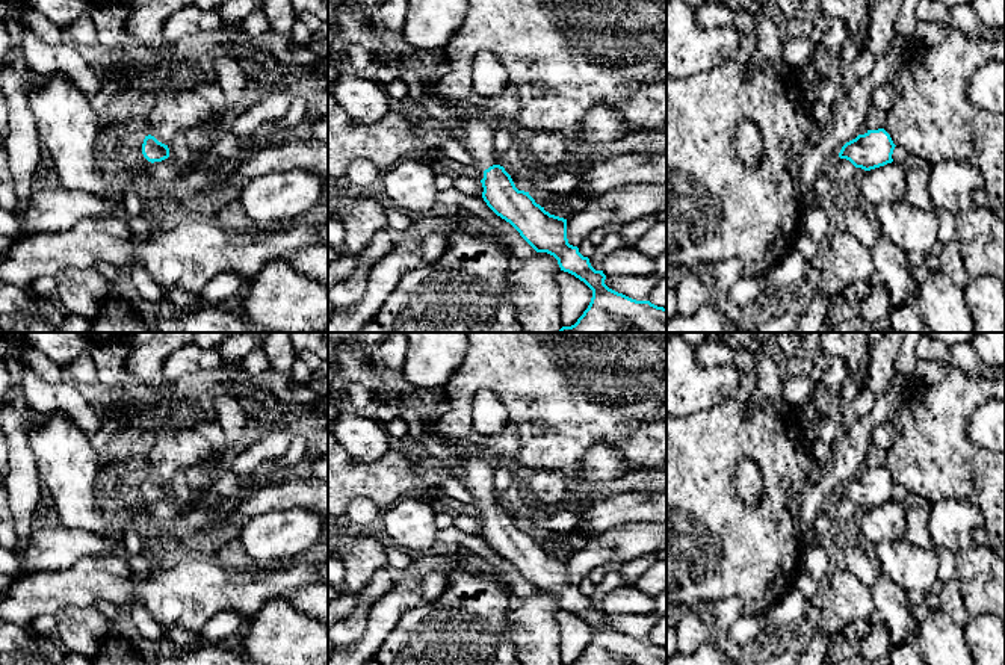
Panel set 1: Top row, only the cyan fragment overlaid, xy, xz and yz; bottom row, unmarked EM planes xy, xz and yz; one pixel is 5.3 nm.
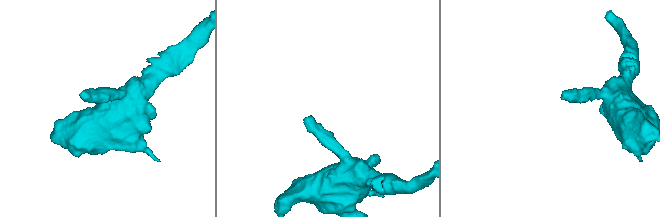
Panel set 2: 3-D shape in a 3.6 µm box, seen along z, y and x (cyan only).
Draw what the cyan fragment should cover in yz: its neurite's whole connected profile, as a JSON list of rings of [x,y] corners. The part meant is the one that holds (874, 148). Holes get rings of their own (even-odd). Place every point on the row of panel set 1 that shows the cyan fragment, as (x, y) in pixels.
[[[884,128],[867,130],[855,139],[846,142],[840,153],[840,159],[849,160],[855,168],[870,171],[892,163],[895,144]]]

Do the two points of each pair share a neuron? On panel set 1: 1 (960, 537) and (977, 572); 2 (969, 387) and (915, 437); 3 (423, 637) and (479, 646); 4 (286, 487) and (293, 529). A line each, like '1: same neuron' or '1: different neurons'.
1: different neurons
2: same neuron
3: same neuron
4: different neurons

